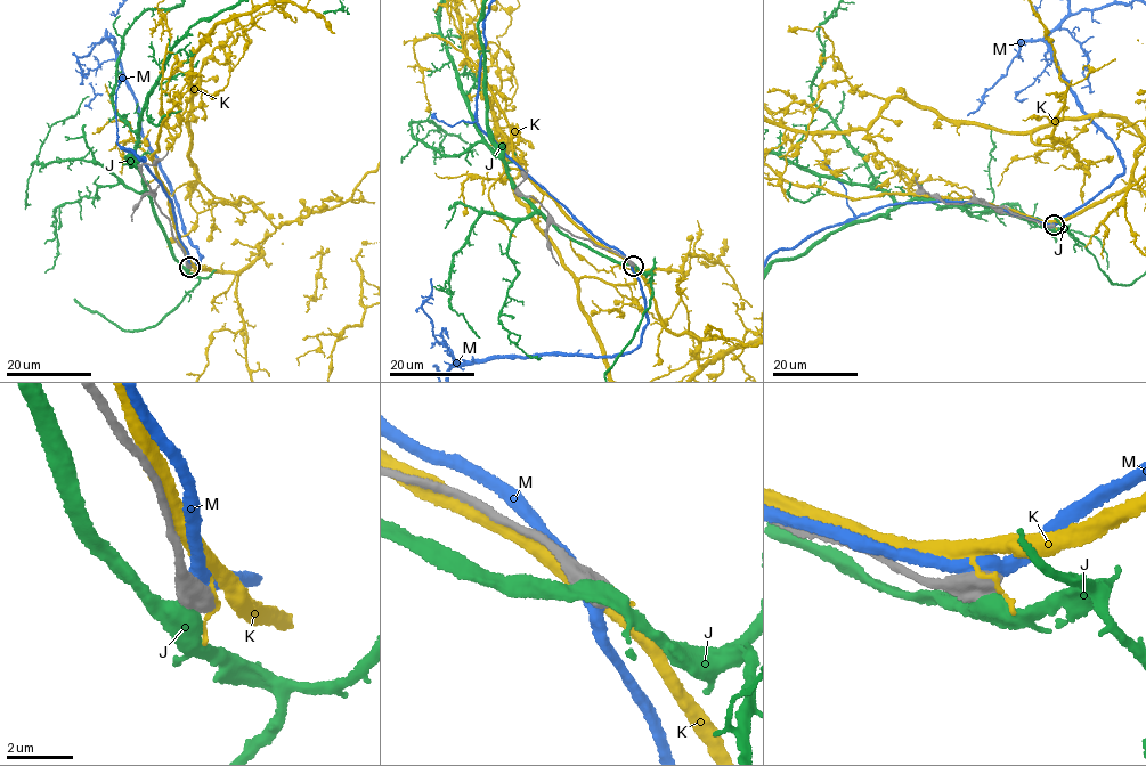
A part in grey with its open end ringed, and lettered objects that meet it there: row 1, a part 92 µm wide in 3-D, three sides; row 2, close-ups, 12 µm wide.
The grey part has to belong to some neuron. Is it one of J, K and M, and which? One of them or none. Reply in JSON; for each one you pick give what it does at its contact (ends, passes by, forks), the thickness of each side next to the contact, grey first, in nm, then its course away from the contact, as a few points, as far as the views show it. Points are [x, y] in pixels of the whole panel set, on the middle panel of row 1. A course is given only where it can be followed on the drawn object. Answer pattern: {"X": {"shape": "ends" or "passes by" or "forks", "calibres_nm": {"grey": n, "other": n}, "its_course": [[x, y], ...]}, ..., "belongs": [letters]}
{"belongs": []}

